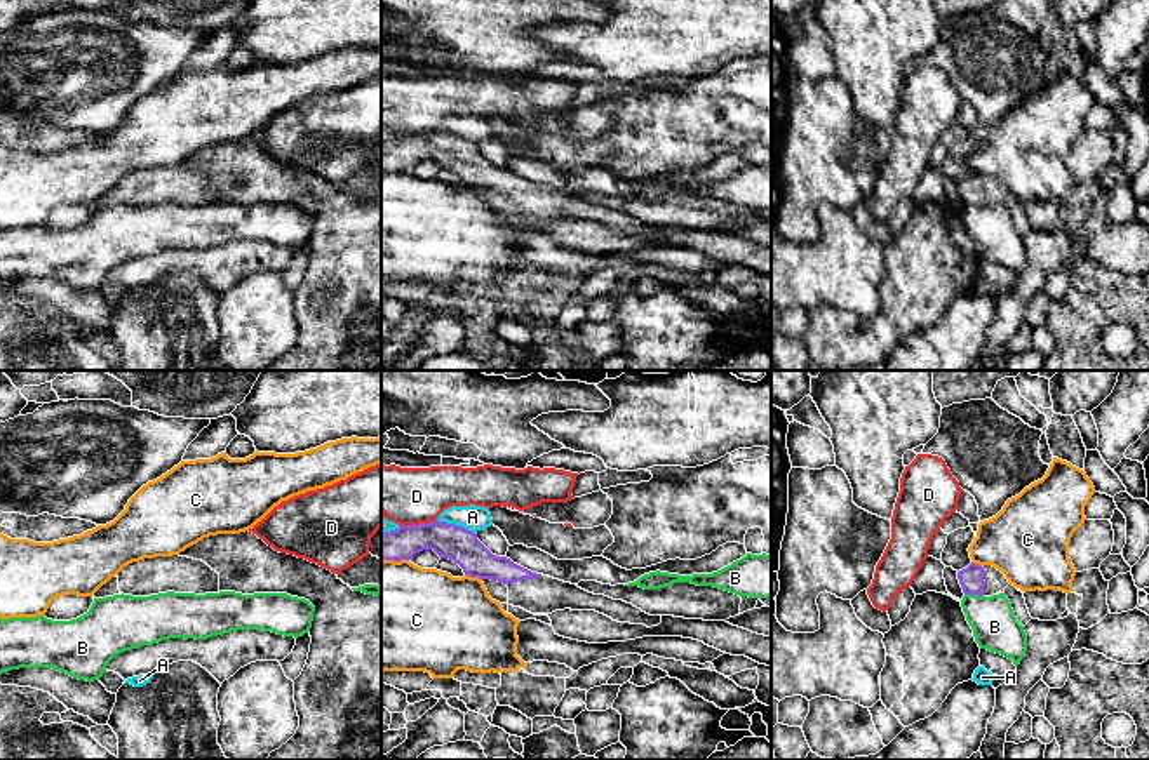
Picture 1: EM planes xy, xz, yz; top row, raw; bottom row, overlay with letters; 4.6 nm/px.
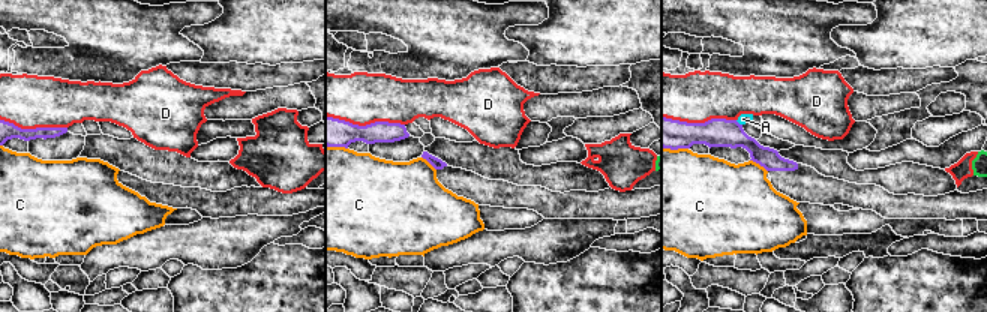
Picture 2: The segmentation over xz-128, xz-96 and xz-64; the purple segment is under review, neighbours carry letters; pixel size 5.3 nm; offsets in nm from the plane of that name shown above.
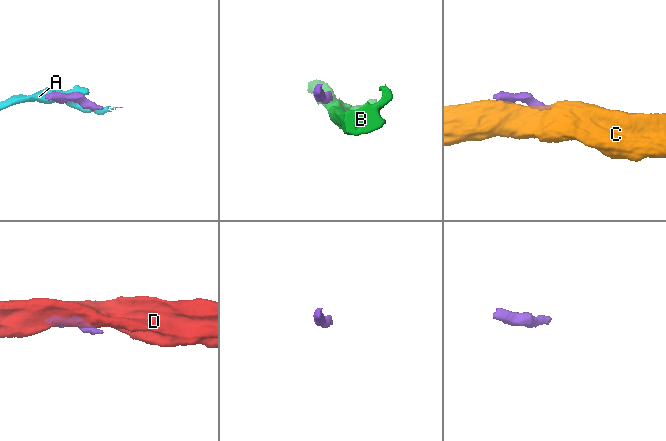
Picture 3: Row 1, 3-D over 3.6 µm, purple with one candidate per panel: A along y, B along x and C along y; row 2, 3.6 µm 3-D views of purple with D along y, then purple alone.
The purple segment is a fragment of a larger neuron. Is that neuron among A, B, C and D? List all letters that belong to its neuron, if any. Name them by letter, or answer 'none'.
none

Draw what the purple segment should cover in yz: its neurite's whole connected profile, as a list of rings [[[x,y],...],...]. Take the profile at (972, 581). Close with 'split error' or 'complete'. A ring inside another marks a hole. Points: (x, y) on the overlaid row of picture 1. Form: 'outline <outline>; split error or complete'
outline [[[970,563],[958,572],[959,584],[964,595],[992,597],[1003,593],[1010,584],[1001,570],[992,565]]]; split error

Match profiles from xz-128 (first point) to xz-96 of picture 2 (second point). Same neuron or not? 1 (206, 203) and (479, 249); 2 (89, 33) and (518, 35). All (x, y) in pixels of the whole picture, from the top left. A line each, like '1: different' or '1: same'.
1: different
2: different

